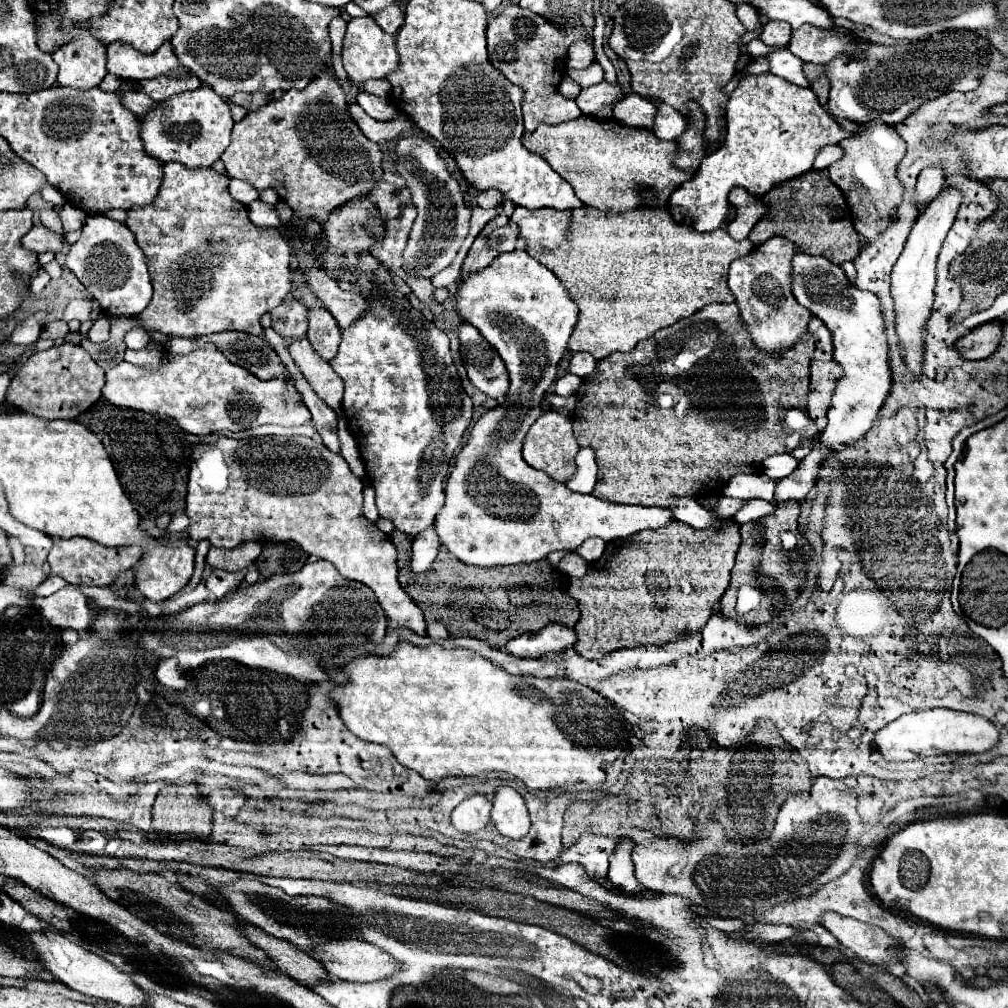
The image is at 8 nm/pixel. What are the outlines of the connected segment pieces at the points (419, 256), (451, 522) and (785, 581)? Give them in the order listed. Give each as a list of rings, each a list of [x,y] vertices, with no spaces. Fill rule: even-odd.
[[[425,133],[405,135],[397,147],[397,171],[405,177],[407,187],[413,193],[413,205],[417,207],[417,219],[413,223],[409,243],[405,249],[405,269],[421,277],[433,277],[445,269],[461,247],[461,241],[469,229],[471,209],[467,207],[459,183],[449,175],[445,163],[439,159],[437,149],[425,139]]]
[[[511,251],[493,259],[493,263],[481,271],[471,273],[459,283],[453,297],[457,315],[473,323],[473,327],[495,347],[495,351],[505,361],[511,377],[511,387],[507,399],[497,407],[487,411],[473,427],[469,441],[463,445],[455,459],[455,469],[451,471],[445,485],[445,505],[441,507],[435,529],[439,541],[463,563],[477,567],[497,567],[515,563],[533,563],[547,557],[553,551],[575,551],[585,539],[601,537],[603,541],[625,539],[643,529],[657,529],[667,525],[673,517],[669,509],[661,507],[639,507],[639,505],[617,505],[603,501],[595,495],[583,495],[569,491],[565,483],[549,479],[545,471],[535,471],[521,457],[523,439],[535,419],[543,413],[541,403],[549,385],[555,381],[557,363],[565,353],[569,335],[577,323],[577,305],[571,301],[569,293],[561,281],[527,251]]]
[[[787,501],[785,505],[779,505],[773,509],[769,517],[749,521],[741,525],[741,547],[737,551],[737,563],[731,571],[731,585],[725,591],[725,595],[719,601],[719,609],[725,617],[735,617],[741,623],[753,623],[761,625],[777,617],[783,609],[787,609],[797,593],[799,593],[799,579],[791,571],[791,563],[787,553],[781,547],[781,531],[791,531],[797,533],[797,517],[799,517],[799,503],[797,501]],[[739,587],[749,587],[757,591],[757,601],[755,603],[745,603],[737,601],[737,591]]]

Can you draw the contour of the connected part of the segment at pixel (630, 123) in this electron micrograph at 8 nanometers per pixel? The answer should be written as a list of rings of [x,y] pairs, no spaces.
[[[631,93],[631,95],[623,97],[613,107],[613,117],[617,121],[621,121],[621,125],[627,125],[627,127],[651,129],[655,113],[657,113],[655,103],[651,103],[645,97],[639,97],[637,93]]]

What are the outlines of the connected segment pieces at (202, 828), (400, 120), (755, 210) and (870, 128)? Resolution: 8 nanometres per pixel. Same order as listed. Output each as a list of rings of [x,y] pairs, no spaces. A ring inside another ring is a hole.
[[[197,783],[167,785],[153,805],[153,831],[159,835],[169,835],[175,839],[205,839],[211,833],[213,809],[205,805],[205,797],[199,793]]]
[[[357,103],[349,105],[349,115],[353,117],[353,121],[357,121],[359,129],[363,131],[363,135],[369,141],[375,141],[375,143],[395,139],[397,135],[401,135],[403,131],[413,127],[413,121],[407,115],[399,115],[399,117],[395,117],[391,121],[375,121]]]
[[[735,187],[731,193],[729,193],[729,201],[735,205],[737,209],[737,215],[735,219],[727,225],[727,233],[741,241],[749,235],[749,231],[753,229],[753,225],[765,215],[765,205],[761,199],[755,199],[753,195],[749,193],[743,193],[743,189]]]
[[[873,121],[873,125],[861,123],[857,133],[843,139],[839,145],[843,147],[843,157],[829,167],[829,177],[847,197],[857,233],[869,241],[889,227],[893,209],[901,203],[903,185],[895,171],[897,163],[905,155],[905,141],[899,137],[895,127],[883,121]]]

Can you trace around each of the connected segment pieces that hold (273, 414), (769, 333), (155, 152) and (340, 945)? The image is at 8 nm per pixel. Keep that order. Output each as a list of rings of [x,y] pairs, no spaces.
[[[205,345],[187,355],[171,355],[169,351],[165,351],[163,363],[157,369],[145,369],[145,367],[123,361],[119,367],[109,369],[105,375],[117,375],[117,377],[105,377],[102,397],[105,397],[109,403],[117,407],[147,411],[153,415],[173,417],[183,431],[193,433],[193,435],[207,435],[207,433],[217,433],[217,431],[245,431],[245,429],[253,429],[267,423],[293,427],[293,425],[303,425],[311,421],[311,413],[303,405],[301,395],[297,393],[289,377],[261,381],[255,375],[251,375],[247,369],[231,363],[215,345]]]
[[[773,237],[771,241],[757,245],[747,257],[731,263],[729,267],[729,289],[735,295],[743,325],[749,331],[755,347],[765,355],[781,355],[791,349],[807,331],[807,323],[811,319],[811,313],[801,307],[791,293],[793,255],[795,245],[791,241]]]
[[[199,87],[175,95],[173,99],[161,101],[151,109],[139,125],[139,137],[147,155],[155,157],[161,163],[181,163],[189,169],[211,167],[227,149],[231,139],[233,119],[229,105],[209,87]]]
[[[349,939],[349,941],[329,941],[329,945],[317,945],[317,949],[313,949],[313,953],[309,953],[315,961],[321,961],[321,965],[325,965],[327,973],[335,979],[343,979],[343,981],[355,981],[355,983],[369,983],[369,981],[379,981],[379,979],[387,979],[393,973],[399,971],[399,963],[387,955],[385,951],[359,941],[359,939]]]

